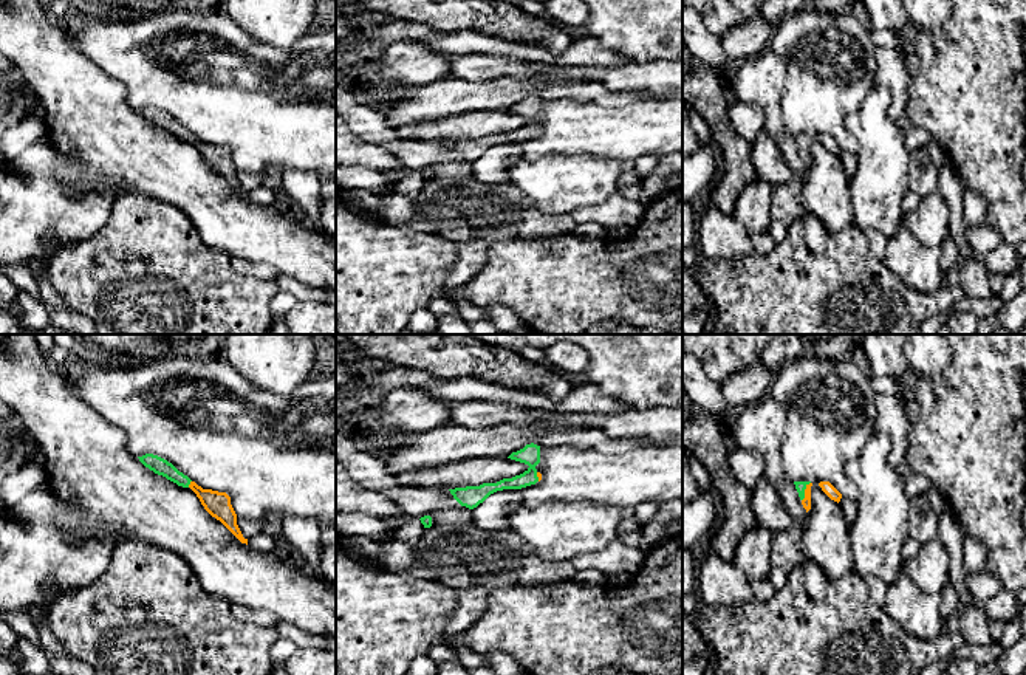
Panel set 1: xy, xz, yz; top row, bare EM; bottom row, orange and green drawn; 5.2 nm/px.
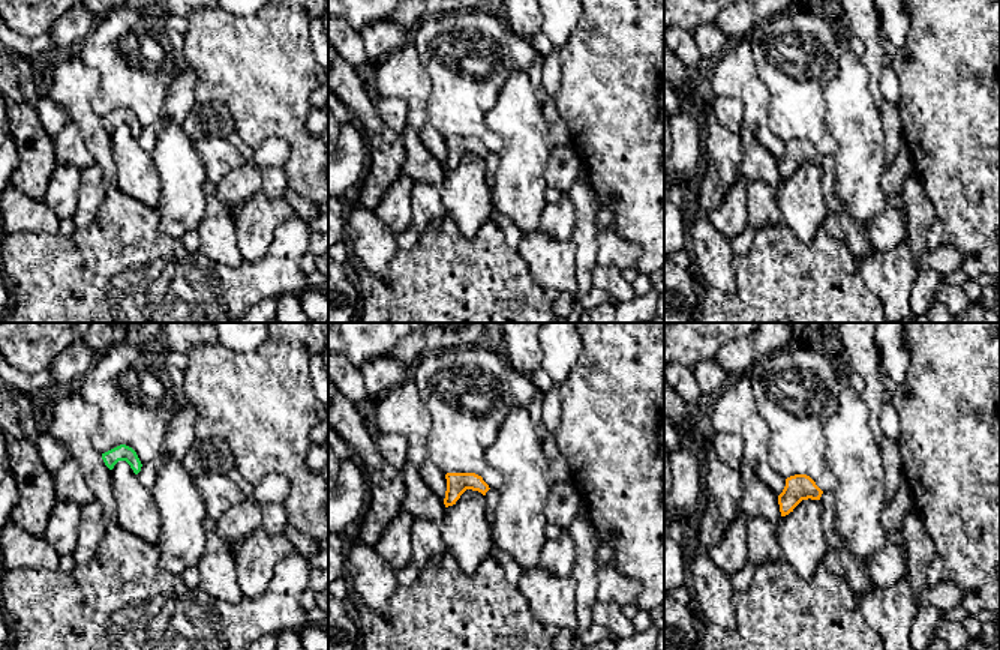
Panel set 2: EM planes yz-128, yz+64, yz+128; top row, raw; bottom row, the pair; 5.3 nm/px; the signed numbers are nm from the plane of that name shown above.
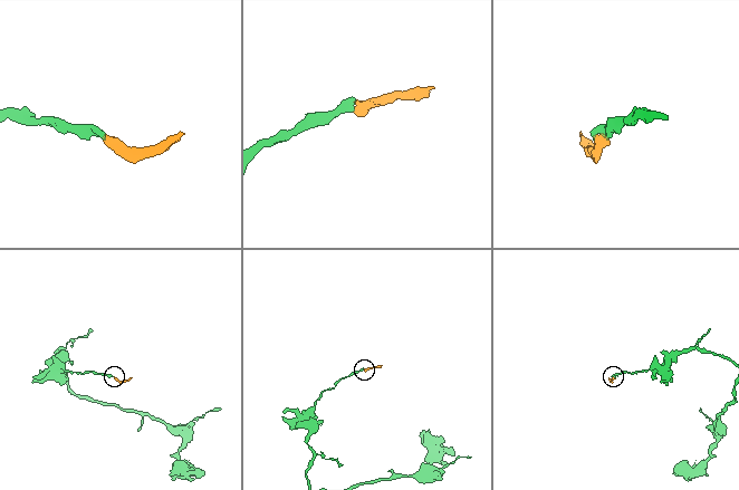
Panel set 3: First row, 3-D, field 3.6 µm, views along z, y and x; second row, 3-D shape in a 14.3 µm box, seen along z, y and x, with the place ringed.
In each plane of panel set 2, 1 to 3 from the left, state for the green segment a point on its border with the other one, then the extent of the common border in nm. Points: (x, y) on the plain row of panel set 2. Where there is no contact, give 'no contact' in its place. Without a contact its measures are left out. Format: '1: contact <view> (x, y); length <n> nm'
1: no contact
2: no contact
3: no contact

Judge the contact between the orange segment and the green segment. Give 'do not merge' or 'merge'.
merge

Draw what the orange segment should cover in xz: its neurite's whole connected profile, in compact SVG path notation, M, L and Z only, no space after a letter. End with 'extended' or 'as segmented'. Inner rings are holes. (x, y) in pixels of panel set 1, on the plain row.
M534 96L526 98L523 102L512 105L508 111L525 116L529 121L520 128L503 132L497 136L449 142L453 152L461 159L474 163L497 144L522 142L542 133L542 127L535 122L535 119L540 116L540 99Z; extended

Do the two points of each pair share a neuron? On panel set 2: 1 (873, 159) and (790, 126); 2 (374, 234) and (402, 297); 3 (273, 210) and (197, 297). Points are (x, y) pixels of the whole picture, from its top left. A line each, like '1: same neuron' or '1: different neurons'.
1: different neurons
2: different neurons
3: different neurons

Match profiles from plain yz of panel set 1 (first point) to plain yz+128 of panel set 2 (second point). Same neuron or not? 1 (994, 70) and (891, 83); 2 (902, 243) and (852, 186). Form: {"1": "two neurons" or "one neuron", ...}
{"1": "two neurons", "2": "two neurons"}

